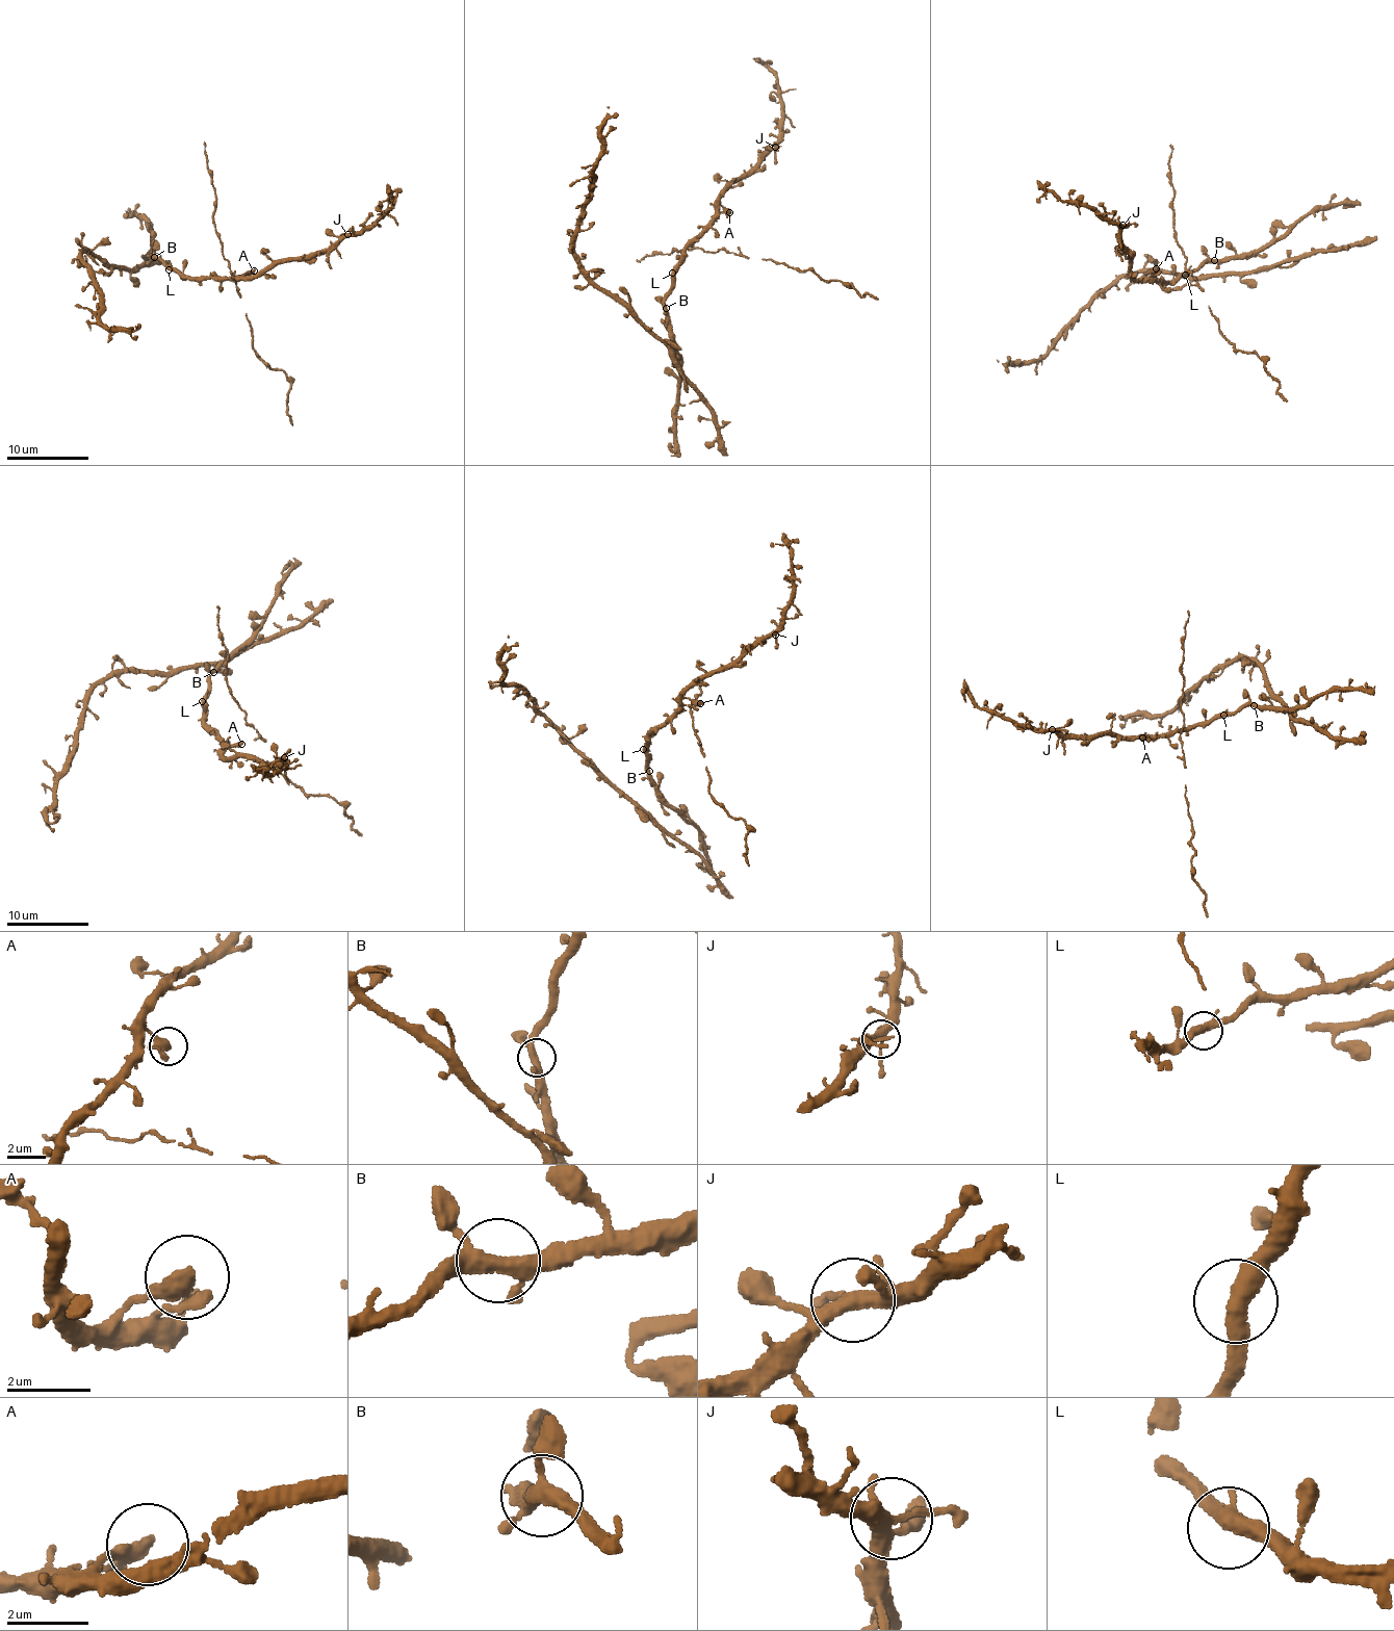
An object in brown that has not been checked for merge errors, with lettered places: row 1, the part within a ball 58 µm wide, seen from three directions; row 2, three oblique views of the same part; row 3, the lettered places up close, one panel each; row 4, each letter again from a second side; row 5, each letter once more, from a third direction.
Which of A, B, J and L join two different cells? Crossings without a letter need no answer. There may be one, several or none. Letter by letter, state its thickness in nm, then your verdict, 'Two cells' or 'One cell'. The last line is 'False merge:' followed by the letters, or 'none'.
A: Thickness 240 nm. One cell
B: Thickness 320 nm. One cell
J: Thickness 320 nm. One cell
L: Thickness 340 nm. One cell
False merge: none

